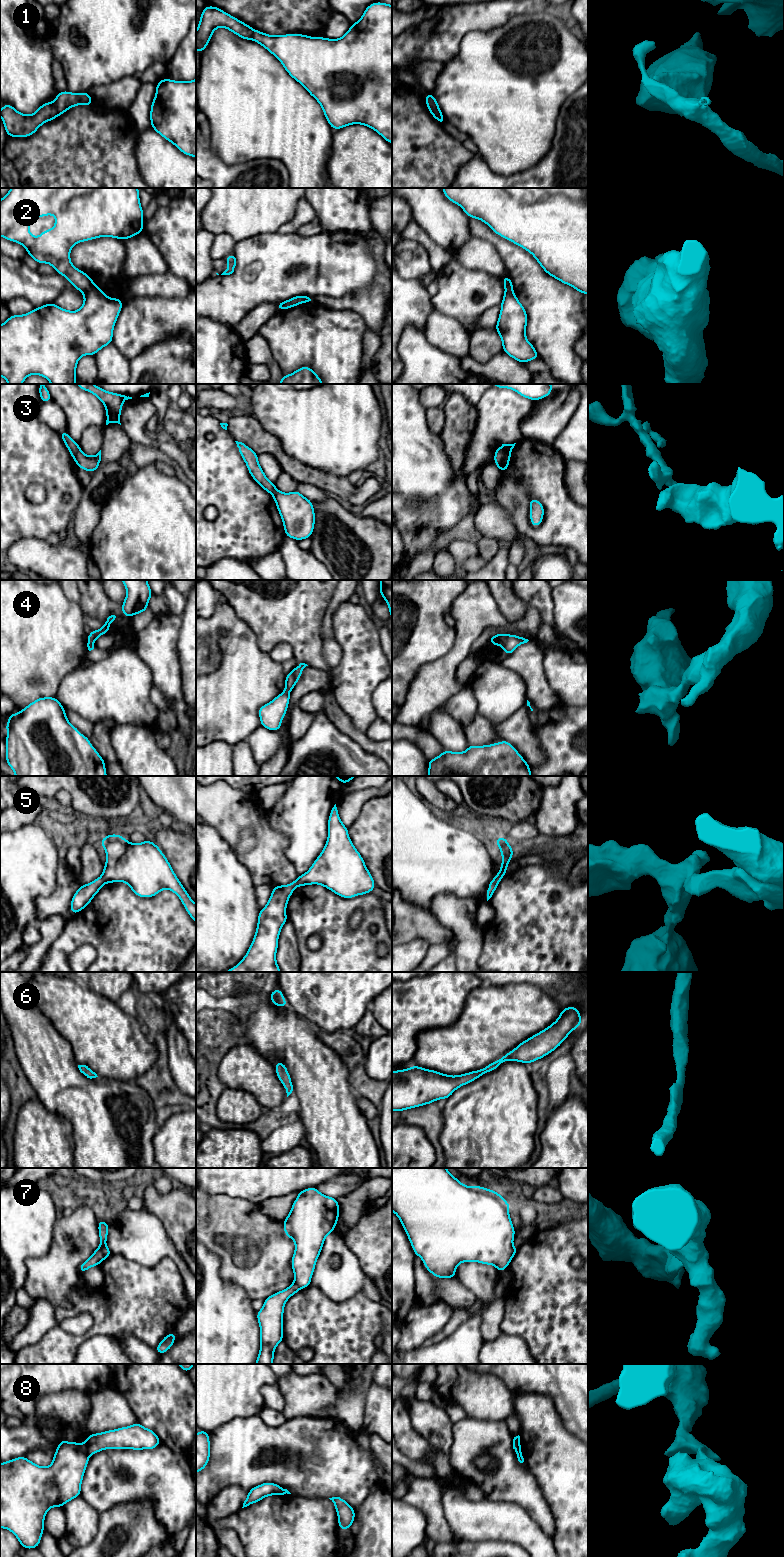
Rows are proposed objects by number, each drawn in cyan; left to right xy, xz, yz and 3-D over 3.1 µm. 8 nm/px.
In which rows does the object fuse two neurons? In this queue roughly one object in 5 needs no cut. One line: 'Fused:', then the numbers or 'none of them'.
Fused: 1, 2, 3, 4, 5, 7, 8

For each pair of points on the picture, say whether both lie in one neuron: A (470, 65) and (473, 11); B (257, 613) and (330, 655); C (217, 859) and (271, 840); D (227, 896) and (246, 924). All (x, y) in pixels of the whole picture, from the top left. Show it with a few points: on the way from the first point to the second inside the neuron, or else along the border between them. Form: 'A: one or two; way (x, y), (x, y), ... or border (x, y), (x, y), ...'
A: two; border (495, 28), (489, 31), (469, 31), (458, 49)
B: two; border (322, 640), (322, 656), (332, 667)
C: two; border (237, 857), (249, 872), (250, 877)
D: one; way (232, 903), (235, 906), (235, 913), (239, 917)

